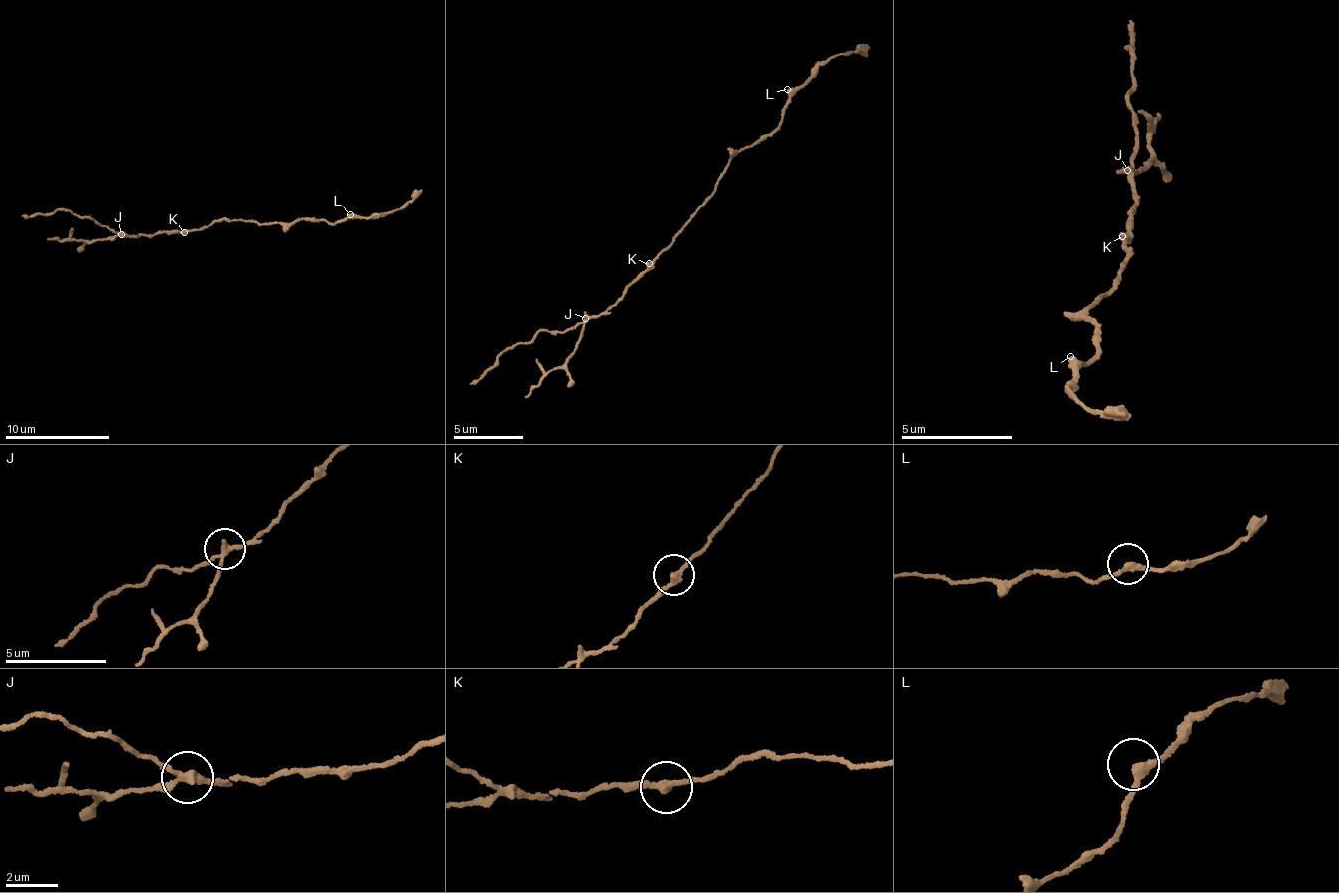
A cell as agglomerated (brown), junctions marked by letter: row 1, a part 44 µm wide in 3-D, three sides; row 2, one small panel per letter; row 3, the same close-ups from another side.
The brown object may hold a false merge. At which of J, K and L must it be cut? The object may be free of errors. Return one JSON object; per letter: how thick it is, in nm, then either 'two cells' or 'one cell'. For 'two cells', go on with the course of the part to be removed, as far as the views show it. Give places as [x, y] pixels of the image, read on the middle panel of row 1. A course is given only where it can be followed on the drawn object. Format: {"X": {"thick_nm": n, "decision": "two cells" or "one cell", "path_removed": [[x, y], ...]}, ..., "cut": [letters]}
{"J": {"thick_nm": 240, "decision": "two cells", "path_removed": [[586, 318], [567, 359], [524, 397]]}, "K": {"thick_nm": 280, "decision": "one cell"}, "L": {"thick_nm": 280, "decision": "one cell"}, "cut": ["J"]}

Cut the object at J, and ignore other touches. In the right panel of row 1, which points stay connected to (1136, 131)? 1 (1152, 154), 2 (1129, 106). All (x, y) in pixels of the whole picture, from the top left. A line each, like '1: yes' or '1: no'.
1: no
2: yes

